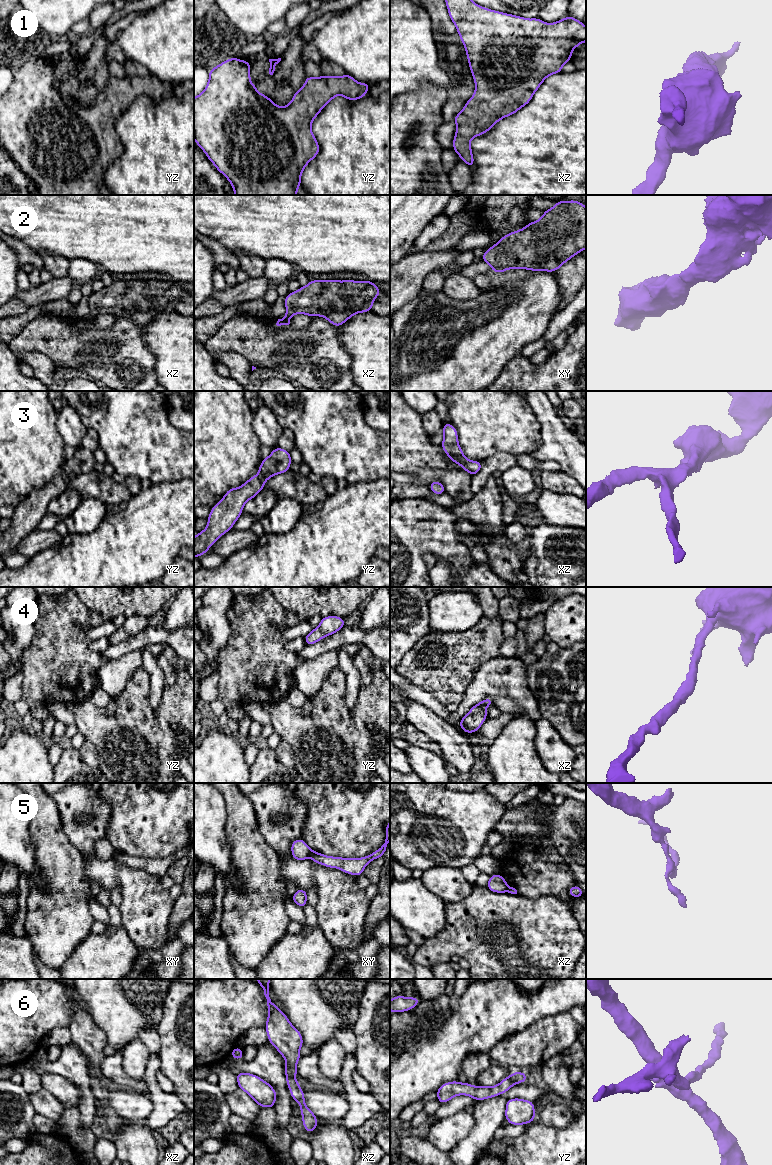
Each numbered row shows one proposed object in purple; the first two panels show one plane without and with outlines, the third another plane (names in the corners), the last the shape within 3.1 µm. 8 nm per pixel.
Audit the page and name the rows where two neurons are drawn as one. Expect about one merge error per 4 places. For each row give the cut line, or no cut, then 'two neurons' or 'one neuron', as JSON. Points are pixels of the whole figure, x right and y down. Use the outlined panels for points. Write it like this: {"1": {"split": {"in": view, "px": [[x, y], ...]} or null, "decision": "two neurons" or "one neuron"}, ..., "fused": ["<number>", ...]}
{"1": {"split": null, "decision": "one neuron"}, "2": {"split": null, "decision": "one neuron"}, "3": {"split": null, "decision": "one neuron"}, "4": {"split": null, "decision": "one neuron"}, "5": {"split": {"in": "xy", "px": [[312, 851], [308, 855]]}, "decision": "two neurons"}, "6": {"split": null, "decision": "one neuron"}, "fused": ["5"]}

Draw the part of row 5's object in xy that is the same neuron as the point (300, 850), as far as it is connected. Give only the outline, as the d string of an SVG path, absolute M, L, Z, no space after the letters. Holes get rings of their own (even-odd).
M297 839L291 843L292 857L297 861L304 861L312 853L312 850L303 839Z

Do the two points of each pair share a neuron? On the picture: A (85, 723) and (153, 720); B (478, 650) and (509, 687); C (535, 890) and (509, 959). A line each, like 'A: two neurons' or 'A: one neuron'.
A: one neuron
B: two neurons
C: two neurons

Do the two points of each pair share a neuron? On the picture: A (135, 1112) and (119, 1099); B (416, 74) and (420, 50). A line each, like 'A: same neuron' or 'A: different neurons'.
A: same neuron
B: same neuron

